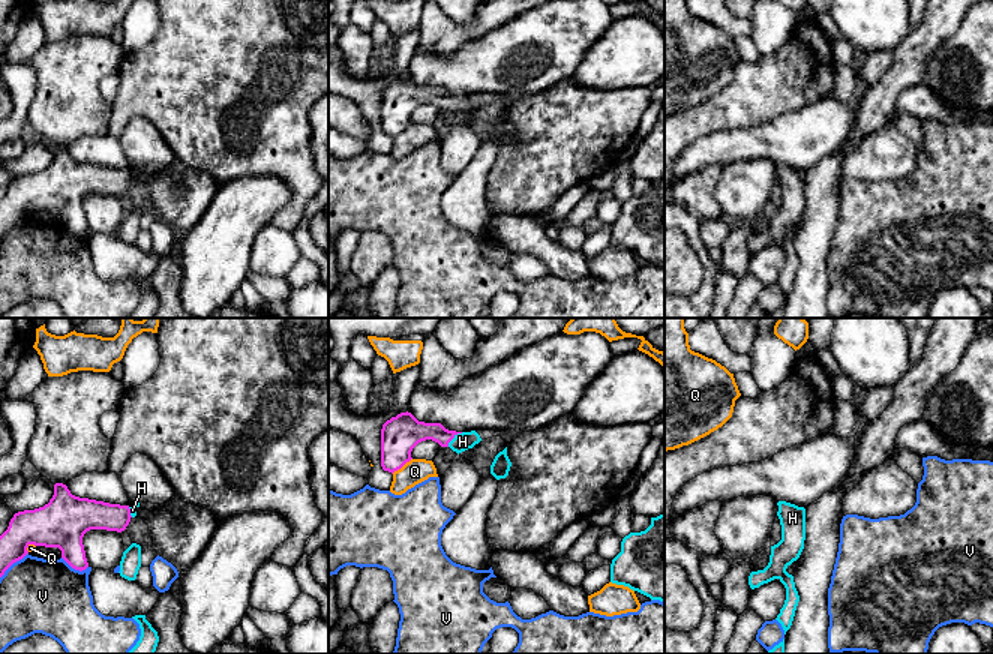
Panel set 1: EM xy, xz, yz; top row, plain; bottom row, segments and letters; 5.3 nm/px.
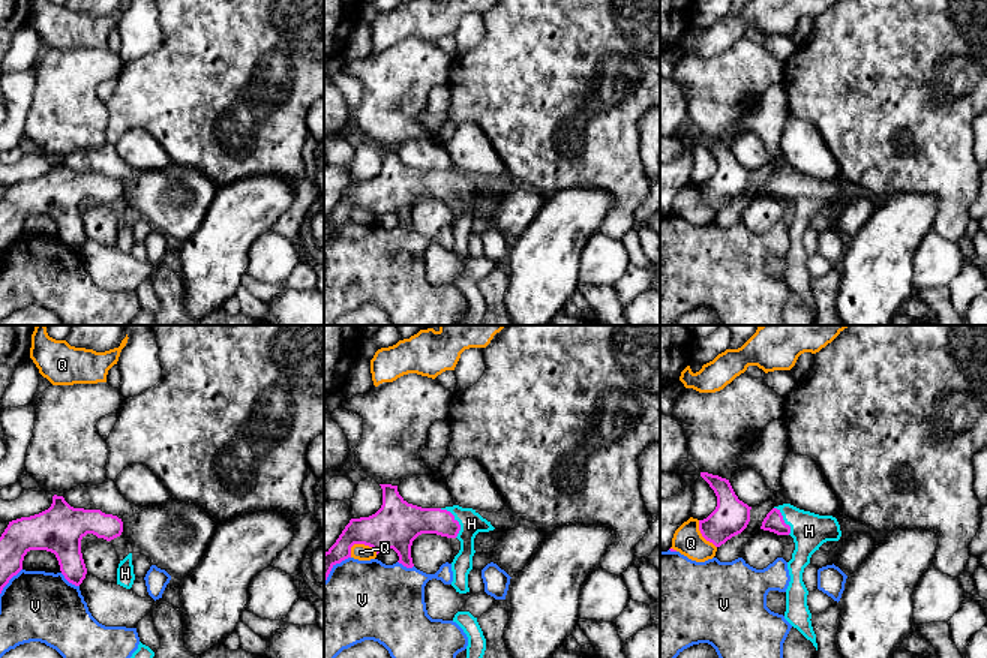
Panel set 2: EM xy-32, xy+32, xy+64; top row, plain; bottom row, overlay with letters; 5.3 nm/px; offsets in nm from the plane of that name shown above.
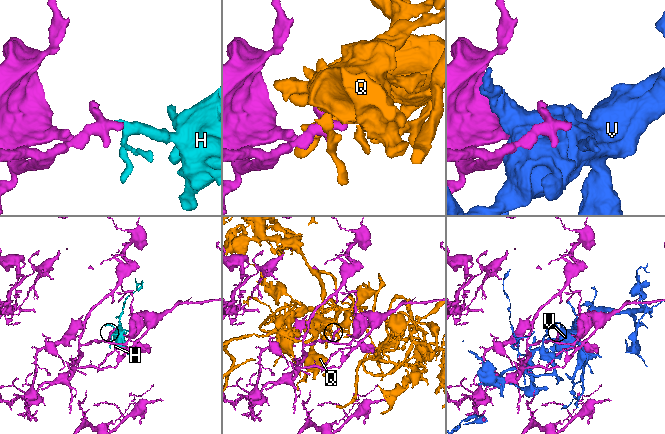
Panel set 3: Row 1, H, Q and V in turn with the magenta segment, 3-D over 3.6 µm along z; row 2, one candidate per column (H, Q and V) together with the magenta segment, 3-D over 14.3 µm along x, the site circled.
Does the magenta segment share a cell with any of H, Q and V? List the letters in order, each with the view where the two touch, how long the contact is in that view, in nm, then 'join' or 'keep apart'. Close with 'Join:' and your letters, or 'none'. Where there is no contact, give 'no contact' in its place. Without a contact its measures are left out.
H: xz | 120 nm | join
Q: xz | 140 nm | keep apart
V: xy | 160 nm | keep apart
Join: H

